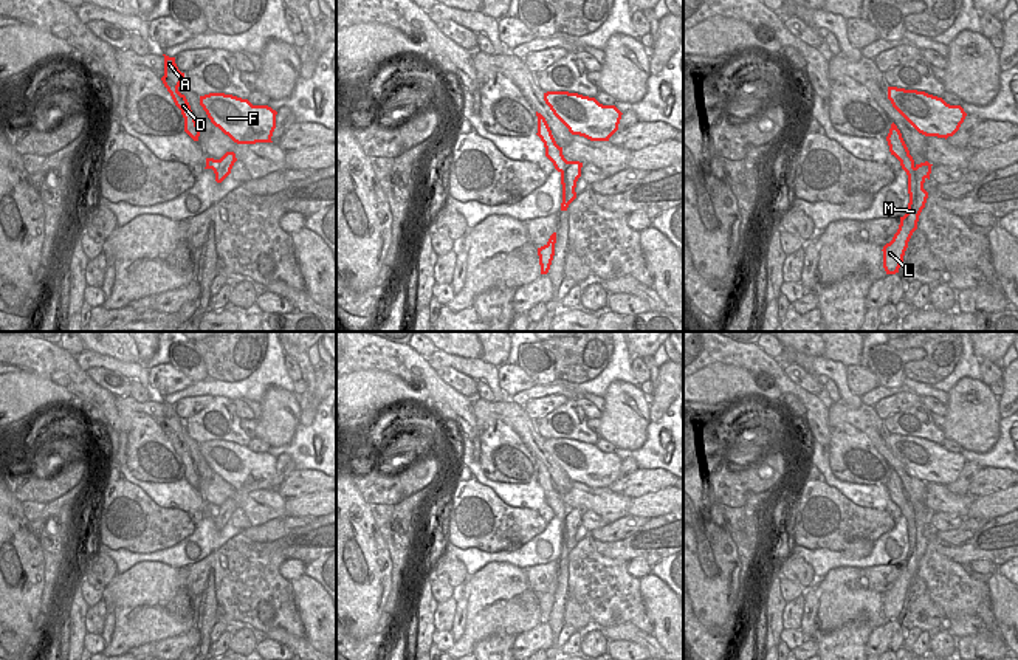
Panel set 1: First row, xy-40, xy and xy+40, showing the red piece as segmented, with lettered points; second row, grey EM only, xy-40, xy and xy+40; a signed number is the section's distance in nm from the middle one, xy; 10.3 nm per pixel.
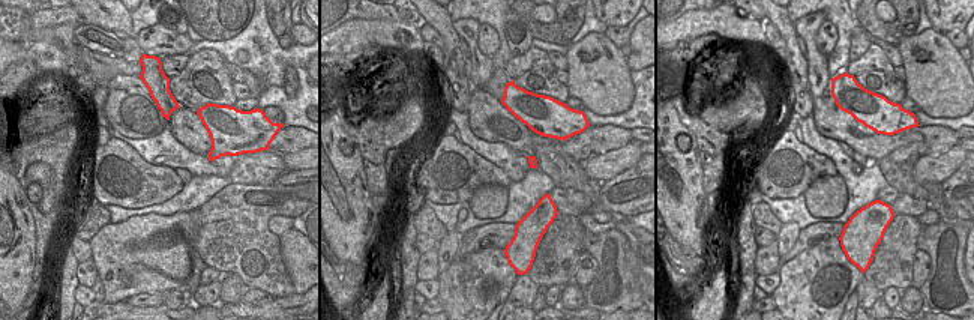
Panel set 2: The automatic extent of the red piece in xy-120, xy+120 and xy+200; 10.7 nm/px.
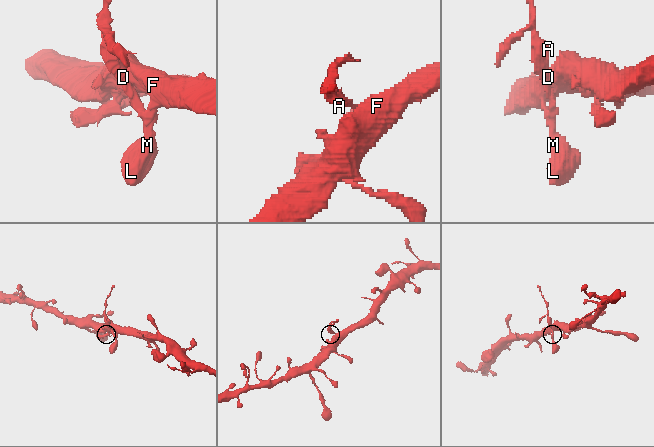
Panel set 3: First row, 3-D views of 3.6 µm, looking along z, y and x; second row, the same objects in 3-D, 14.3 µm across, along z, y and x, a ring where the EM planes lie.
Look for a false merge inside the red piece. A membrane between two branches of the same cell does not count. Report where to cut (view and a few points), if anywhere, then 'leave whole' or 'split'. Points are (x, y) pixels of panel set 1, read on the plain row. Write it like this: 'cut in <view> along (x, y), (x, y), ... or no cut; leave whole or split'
cut in xy along (567, 508), (567, 516), (561, 522); split

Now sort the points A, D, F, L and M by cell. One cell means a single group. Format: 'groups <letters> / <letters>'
groups A D / F L M

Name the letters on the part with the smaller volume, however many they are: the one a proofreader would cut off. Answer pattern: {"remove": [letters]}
{"remove": ["A", "D"]}

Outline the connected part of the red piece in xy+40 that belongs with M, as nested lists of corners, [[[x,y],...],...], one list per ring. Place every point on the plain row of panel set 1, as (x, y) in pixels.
[[[928,508],[916,511],[916,519],[908,522],[908,559],[900,564],[900,572],[892,587],[883,593],[883,615],[886,621],[899,620],[903,609],[905,598],[913,579],[917,576],[917,569],[922,556],[925,555],[928,539],[923,536],[923,530],[931,521]]]

